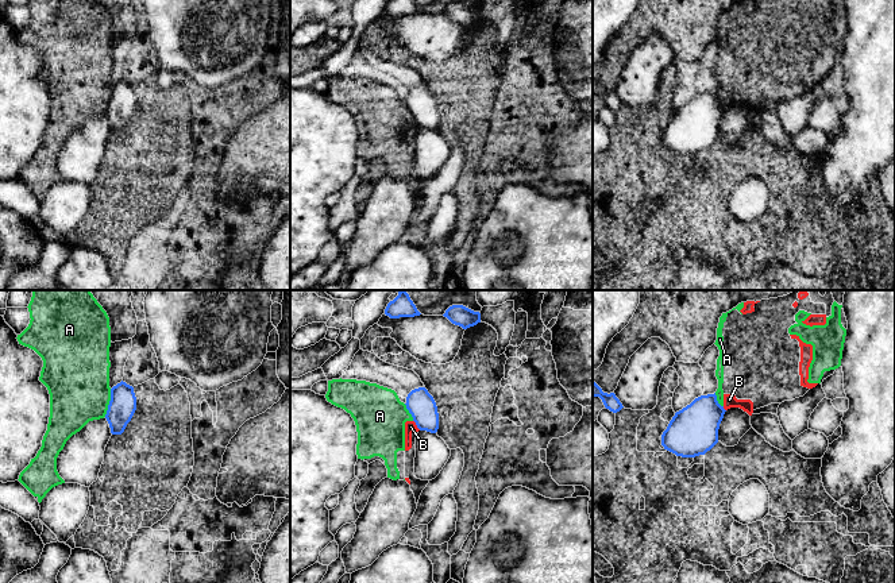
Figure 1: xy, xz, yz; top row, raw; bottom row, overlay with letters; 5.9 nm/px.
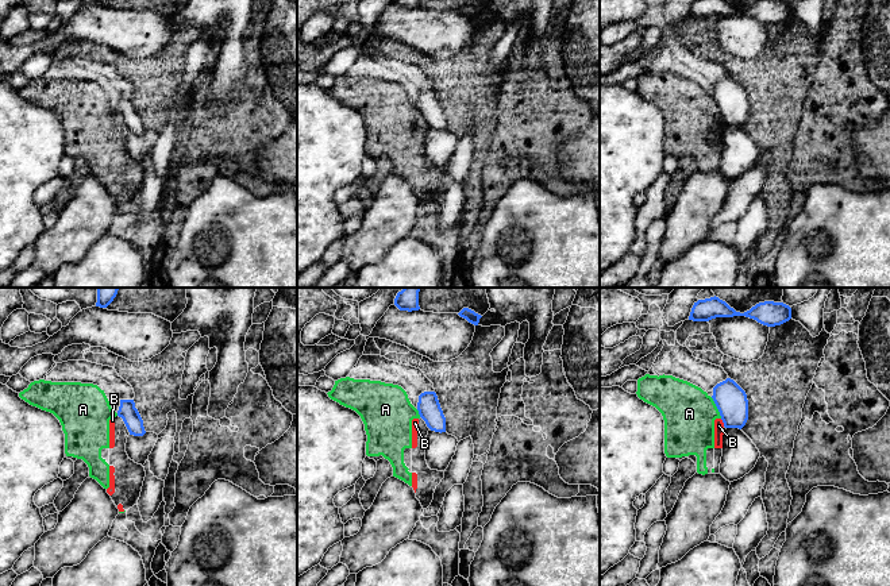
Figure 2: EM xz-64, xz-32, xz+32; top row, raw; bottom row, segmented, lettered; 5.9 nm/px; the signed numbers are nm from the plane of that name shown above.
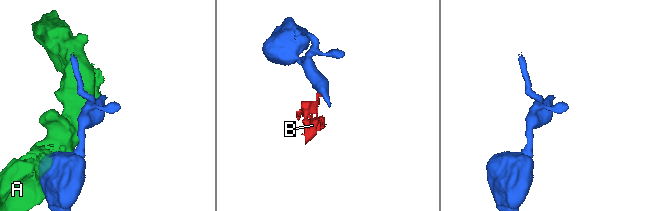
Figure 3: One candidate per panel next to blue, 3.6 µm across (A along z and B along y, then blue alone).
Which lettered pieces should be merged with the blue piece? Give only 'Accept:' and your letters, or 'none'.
Accept: none

